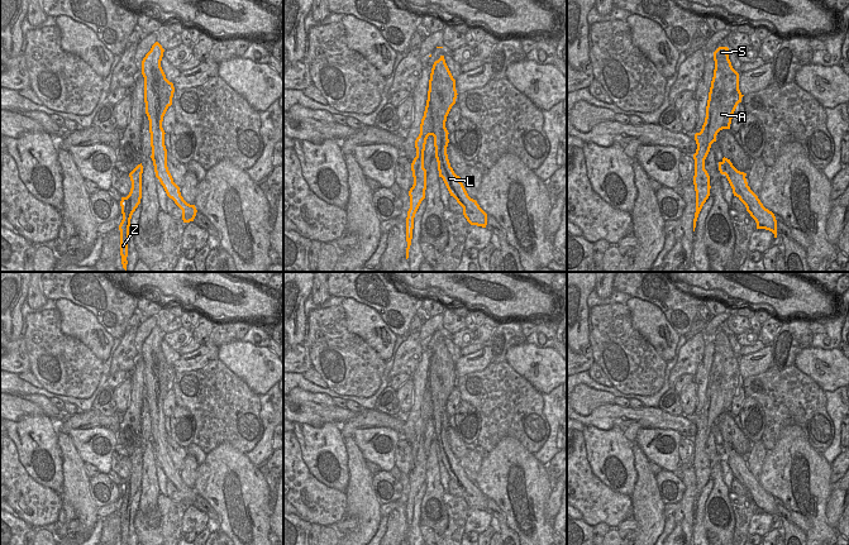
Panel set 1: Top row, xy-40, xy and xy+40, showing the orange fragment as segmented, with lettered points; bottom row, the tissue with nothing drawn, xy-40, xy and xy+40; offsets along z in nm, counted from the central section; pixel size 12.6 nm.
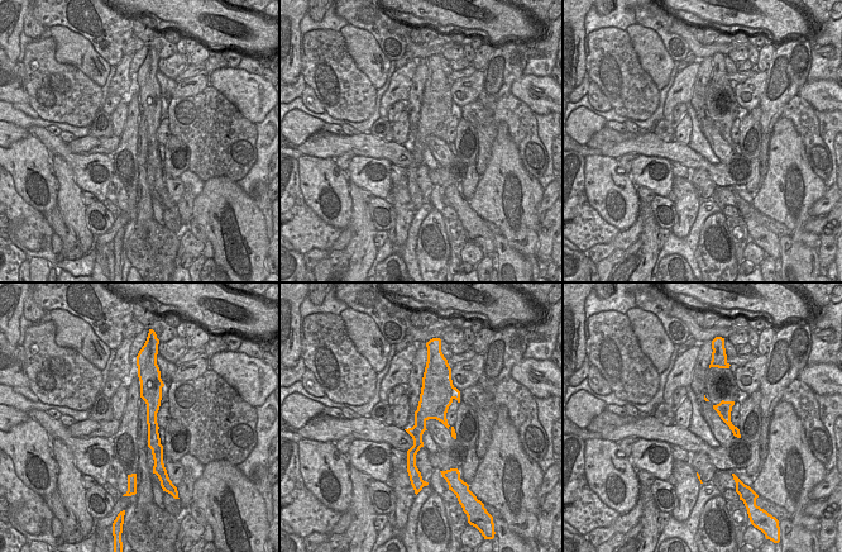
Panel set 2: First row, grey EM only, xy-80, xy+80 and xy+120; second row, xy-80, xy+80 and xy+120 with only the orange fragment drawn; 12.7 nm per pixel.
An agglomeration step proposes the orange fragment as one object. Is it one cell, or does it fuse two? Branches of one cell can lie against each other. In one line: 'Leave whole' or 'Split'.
Split

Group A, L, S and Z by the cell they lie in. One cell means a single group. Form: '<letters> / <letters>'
A S Z / L

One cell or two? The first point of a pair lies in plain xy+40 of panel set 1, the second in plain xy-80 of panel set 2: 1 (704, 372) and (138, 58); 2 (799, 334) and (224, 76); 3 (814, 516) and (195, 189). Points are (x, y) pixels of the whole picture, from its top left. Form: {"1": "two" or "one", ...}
{"1": "two", "2": "two", "3": "two"}

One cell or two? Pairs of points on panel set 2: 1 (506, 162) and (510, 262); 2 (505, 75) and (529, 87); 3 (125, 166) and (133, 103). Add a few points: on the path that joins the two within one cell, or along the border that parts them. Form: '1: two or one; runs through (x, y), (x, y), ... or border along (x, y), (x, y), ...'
1: two; border along (502, 234), (522, 255), (535, 256)
2: two; border along (522, 74), (512, 84), (510, 93)
3: one; runs through (127, 151), (133, 118)

